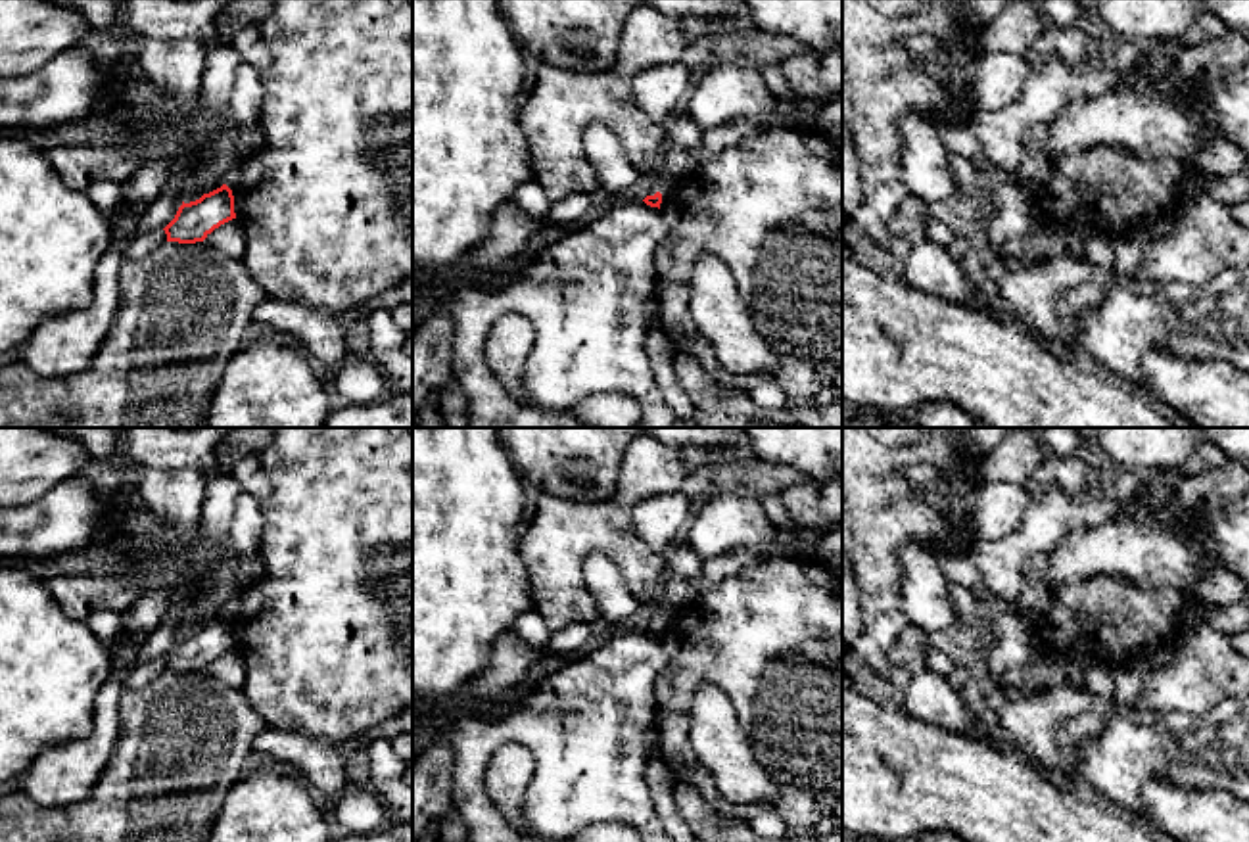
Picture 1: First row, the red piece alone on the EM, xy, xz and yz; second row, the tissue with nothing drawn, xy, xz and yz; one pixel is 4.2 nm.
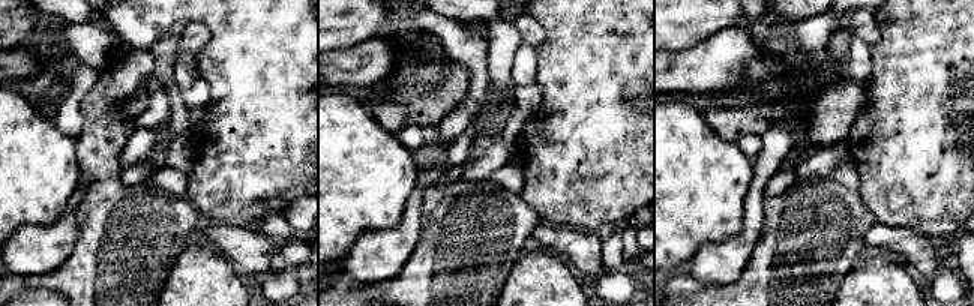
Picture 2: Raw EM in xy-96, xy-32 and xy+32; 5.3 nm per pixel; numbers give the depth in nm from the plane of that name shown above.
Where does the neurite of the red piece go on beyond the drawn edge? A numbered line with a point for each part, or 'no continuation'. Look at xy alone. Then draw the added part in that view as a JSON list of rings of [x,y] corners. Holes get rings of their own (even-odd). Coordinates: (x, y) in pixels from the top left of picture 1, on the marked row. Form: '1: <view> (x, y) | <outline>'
1: xy (231, 179) | [[[244,157],[238,159],[238,163],[232,167],[232,171],[224,176],[224,184],[230,190],[236,186],[236,180],[240,178],[242,169],[244,169]]]

